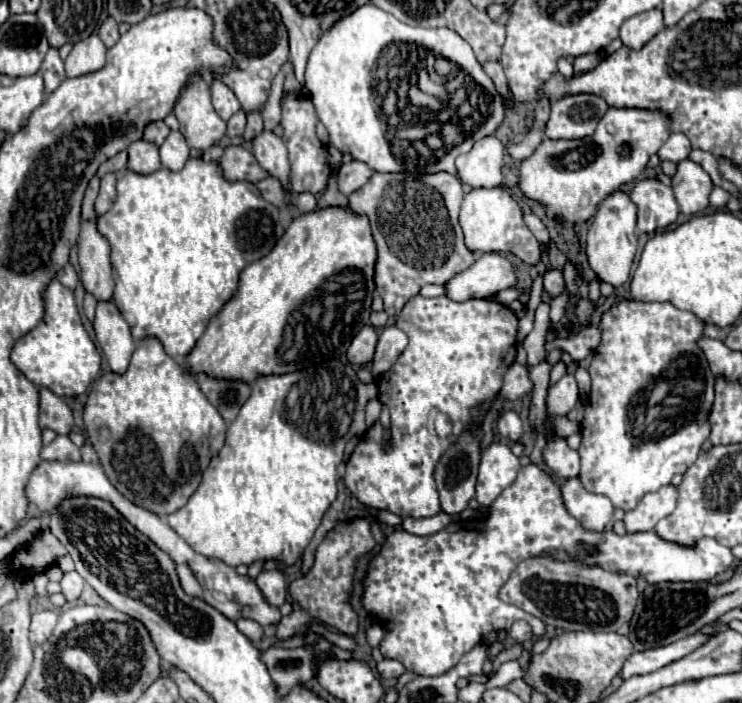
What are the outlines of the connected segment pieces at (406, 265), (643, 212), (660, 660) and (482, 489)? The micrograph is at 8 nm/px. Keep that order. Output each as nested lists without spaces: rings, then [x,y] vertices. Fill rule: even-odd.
[[[374,172],[364,188],[352,192],[350,208],[370,218],[378,246],[374,282],[382,294],[384,310],[388,310],[390,316],[398,316],[404,304],[416,296],[424,284],[444,284],[476,260],[466,248],[458,224],[462,196],[460,178],[446,172],[424,174],[424,182],[410,172]]]
[[[654,178],[640,180],[630,198],[638,206],[638,230],[644,234],[674,224],[680,214],[670,186]]]
[[[694,632],[692,636],[684,636],[684,640],[672,642],[668,646],[660,646],[660,648],[652,648],[652,650],[644,650],[644,652],[634,652],[624,668],[622,668],[622,678],[630,678],[636,674],[650,674],[674,660],[684,658],[686,654],[690,654],[692,650],[700,648],[700,644],[708,642],[712,636],[710,634],[702,634],[702,632]]]
[[[490,444],[482,452],[478,482],[476,482],[476,500],[480,506],[490,506],[496,496],[514,484],[516,474],[520,470],[518,458],[506,444]]]

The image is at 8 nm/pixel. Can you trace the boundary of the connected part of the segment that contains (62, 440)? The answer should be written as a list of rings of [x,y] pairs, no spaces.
[[[56,436],[56,440],[42,448],[42,460],[80,460],[80,448],[72,444],[68,436]]]

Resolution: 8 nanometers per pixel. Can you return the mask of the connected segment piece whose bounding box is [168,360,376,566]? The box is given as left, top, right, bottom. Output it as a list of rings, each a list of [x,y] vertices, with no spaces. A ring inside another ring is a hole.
[[[330,360],[330,362],[322,362],[318,368],[310,368],[310,370],[300,370],[300,372],[290,372],[284,376],[258,376],[252,382],[252,396],[244,402],[244,408],[240,408],[236,420],[228,426],[226,430],[226,442],[222,446],[222,450],[210,460],[202,482],[198,486],[198,490],[190,496],[188,504],[172,514],[168,514],[168,524],[200,554],[208,556],[208,558],[218,558],[230,566],[238,566],[238,564],[252,564],[254,560],[270,560],[276,558],[288,566],[292,566],[302,550],[308,546],[308,542],[314,536],[314,530],[320,526],[320,520],[324,516],[324,512],[328,510],[328,506],[334,502],[336,498],[336,468],[342,462],[342,452],[346,442],[352,436],[364,434],[366,432],[366,424],[364,424],[364,406],[368,404],[368,400],[376,398],[376,386],[374,384],[362,384],[356,376],[356,372],[350,368],[348,362],[342,360]]]

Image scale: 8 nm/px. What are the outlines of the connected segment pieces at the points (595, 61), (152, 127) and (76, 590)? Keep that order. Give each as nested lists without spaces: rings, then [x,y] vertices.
[[[584,54],[574,60],[574,72],[584,74],[584,72],[590,72],[592,68],[596,68],[598,64],[600,64],[600,54]]]
[[[158,120],[158,122],[152,122],[152,124],[148,124],[148,128],[144,128],[144,140],[148,140],[148,142],[154,142],[154,144],[162,144],[164,142],[164,138],[170,134],[170,128],[162,122],[162,120]]]
[[[68,572],[64,574],[62,578],[62,594],[68,602],[72,600],[78,600],[80,594],[82,594],[82,588],[84,588],[84,578],[78,574],[78,572]]]

